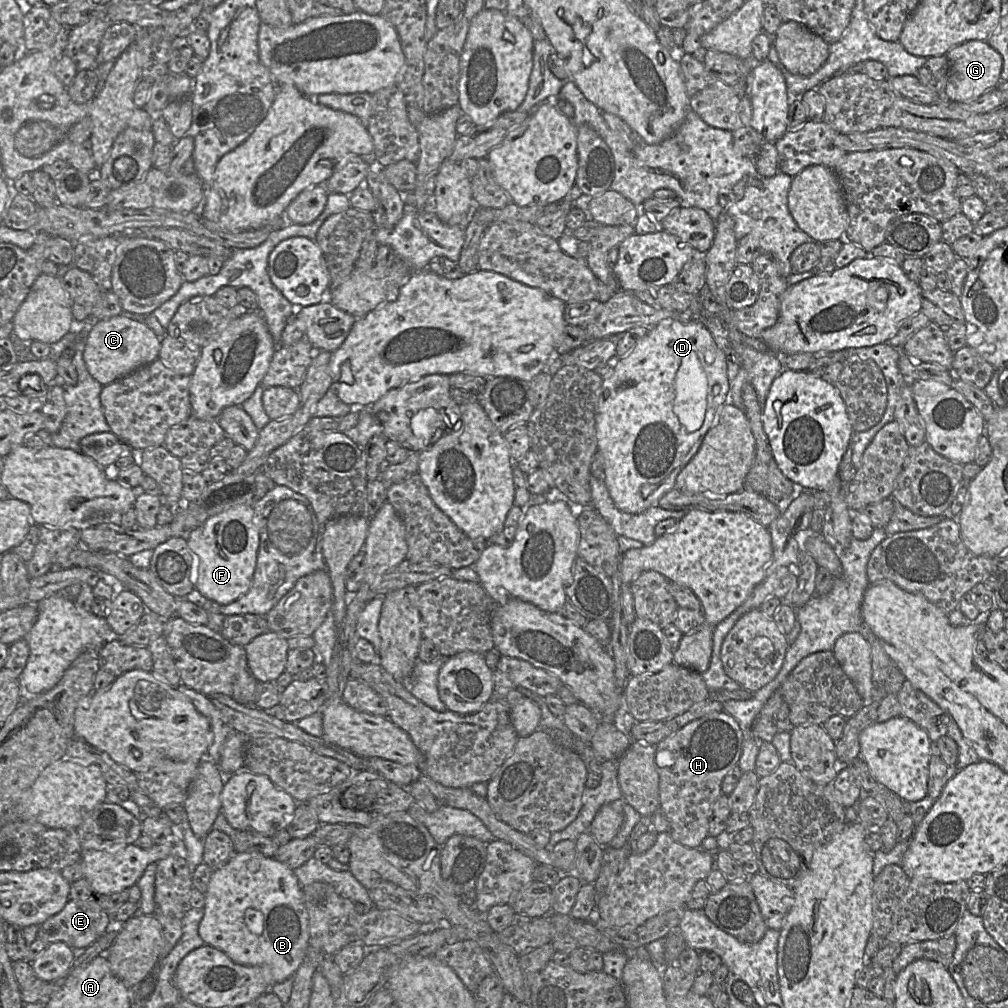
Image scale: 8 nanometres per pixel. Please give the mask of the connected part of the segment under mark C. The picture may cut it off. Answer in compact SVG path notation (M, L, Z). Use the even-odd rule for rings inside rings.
M124 314L94 324L86 338L83 359L90 375L106 386L158 359L161 340L142 320Z

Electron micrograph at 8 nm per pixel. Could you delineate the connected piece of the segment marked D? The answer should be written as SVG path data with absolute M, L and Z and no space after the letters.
M677 316L651 327L630 353L619 360L612 375L603 379L600 389L597 448L603 457L604 483L615 505L630 514L657 507L660 498L674 489L678 474L697 453L720 409L729 400L725 354L702 321Z

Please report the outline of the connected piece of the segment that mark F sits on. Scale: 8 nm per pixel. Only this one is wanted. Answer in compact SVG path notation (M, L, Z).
M240 505L209 517L190 532L186 541L193 555L192 583L201 595L219 605L227 605L249 590L260 543L253 507Z

